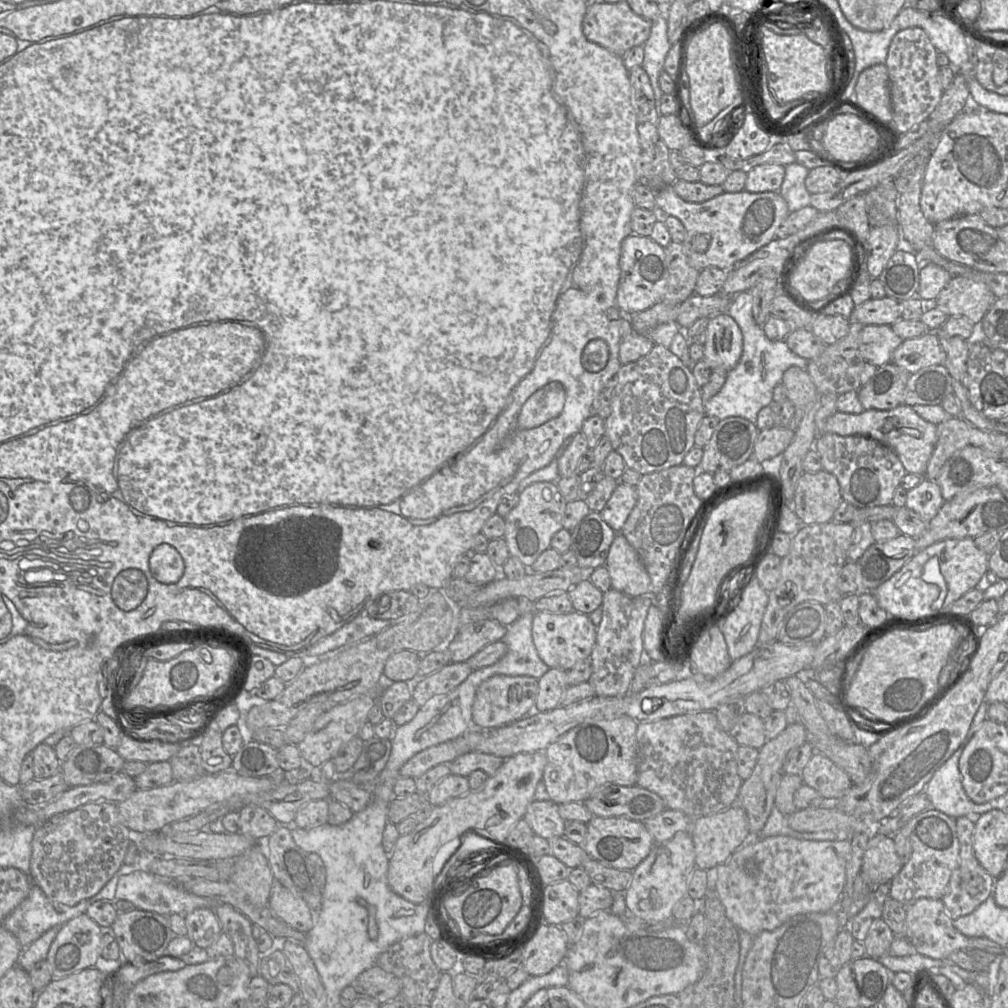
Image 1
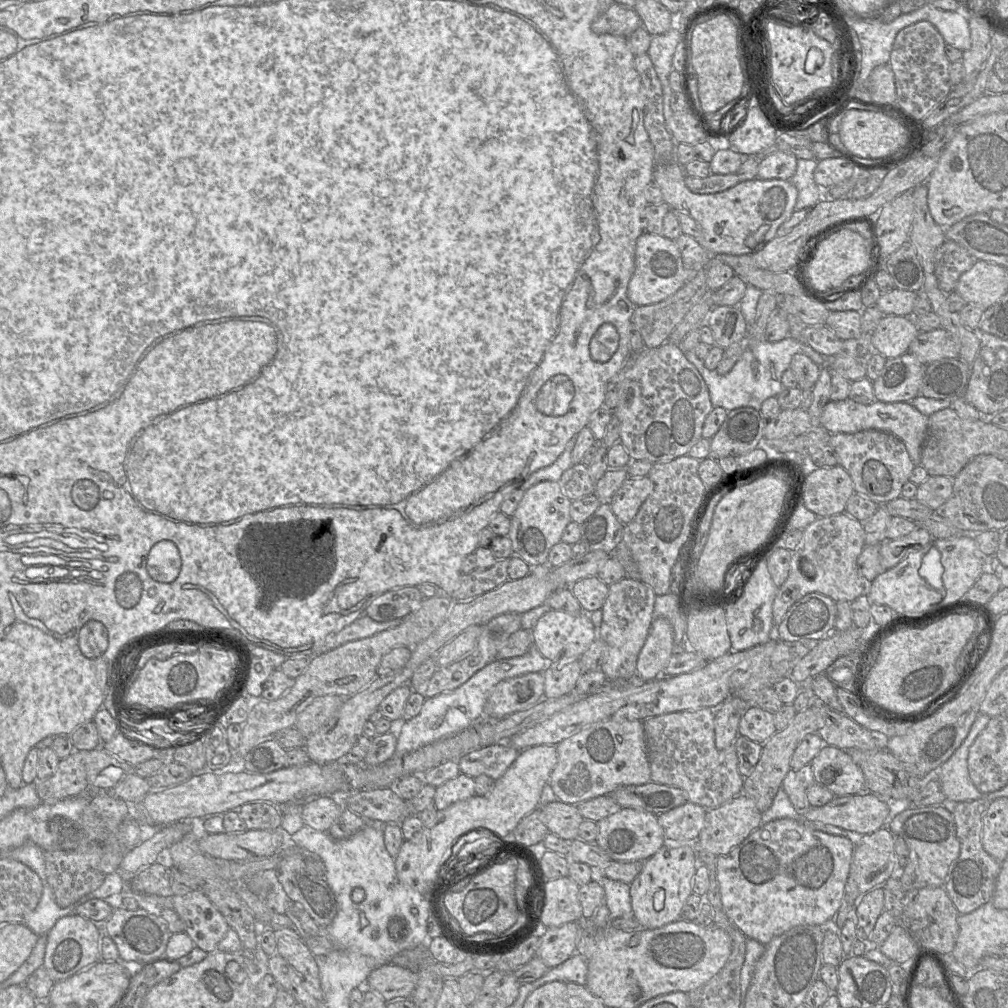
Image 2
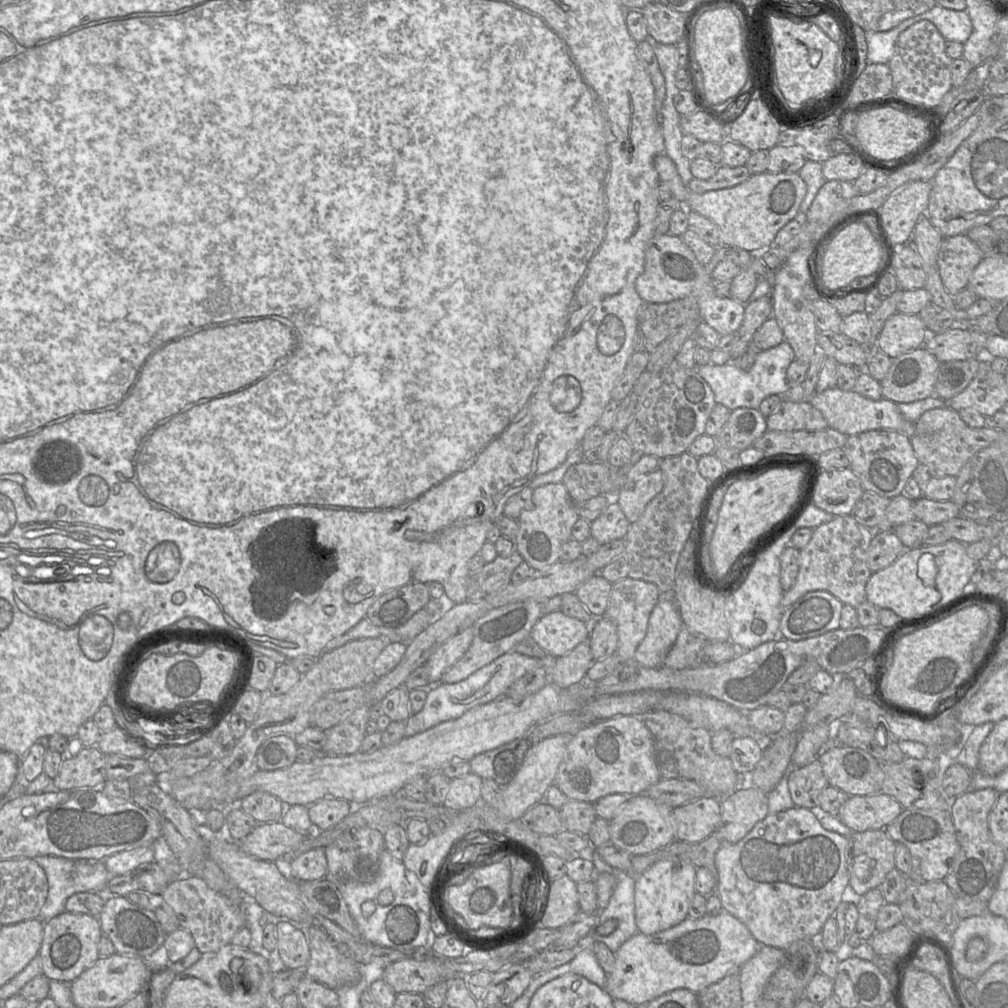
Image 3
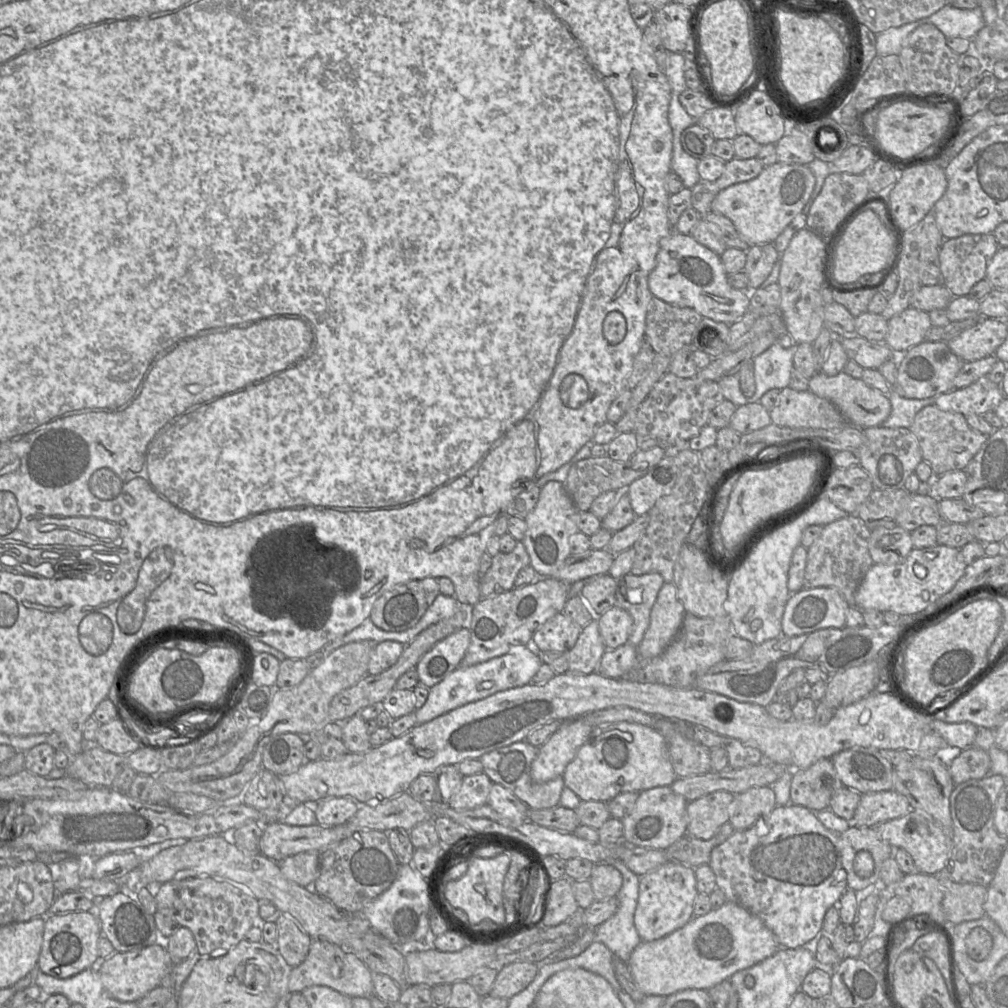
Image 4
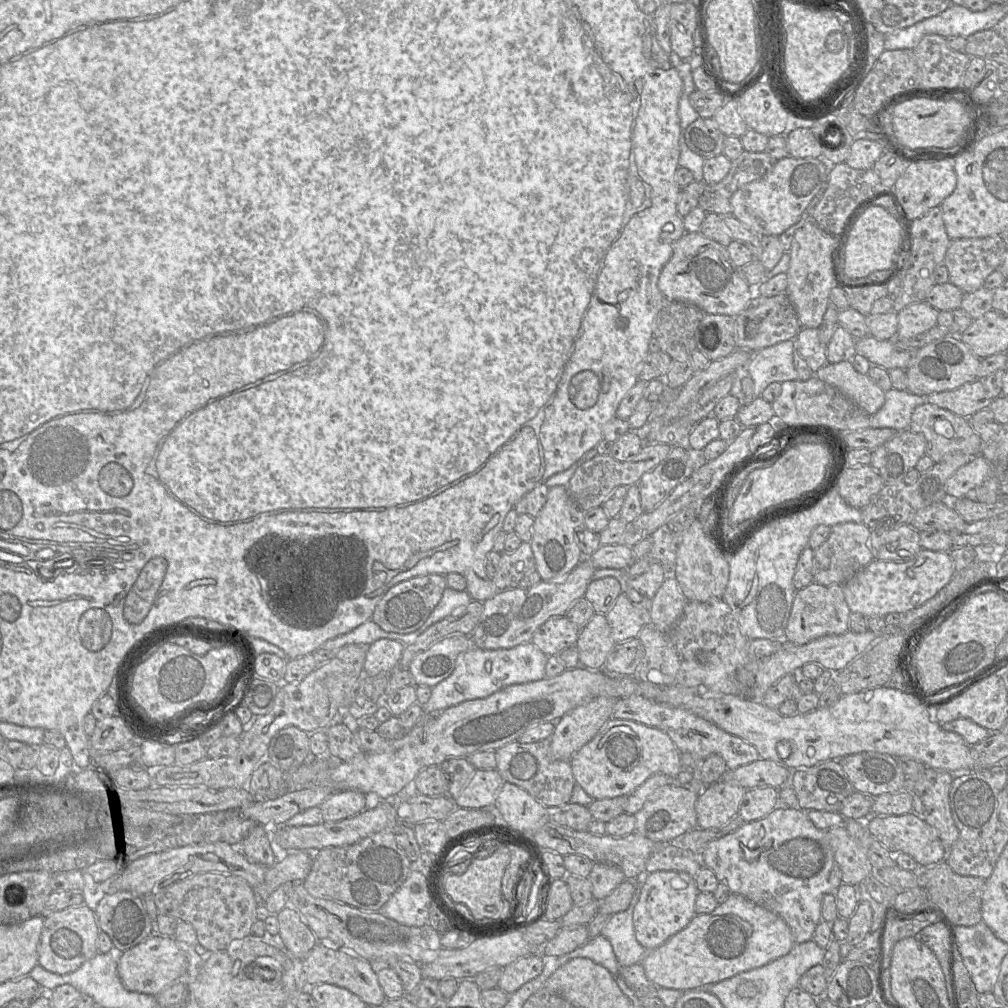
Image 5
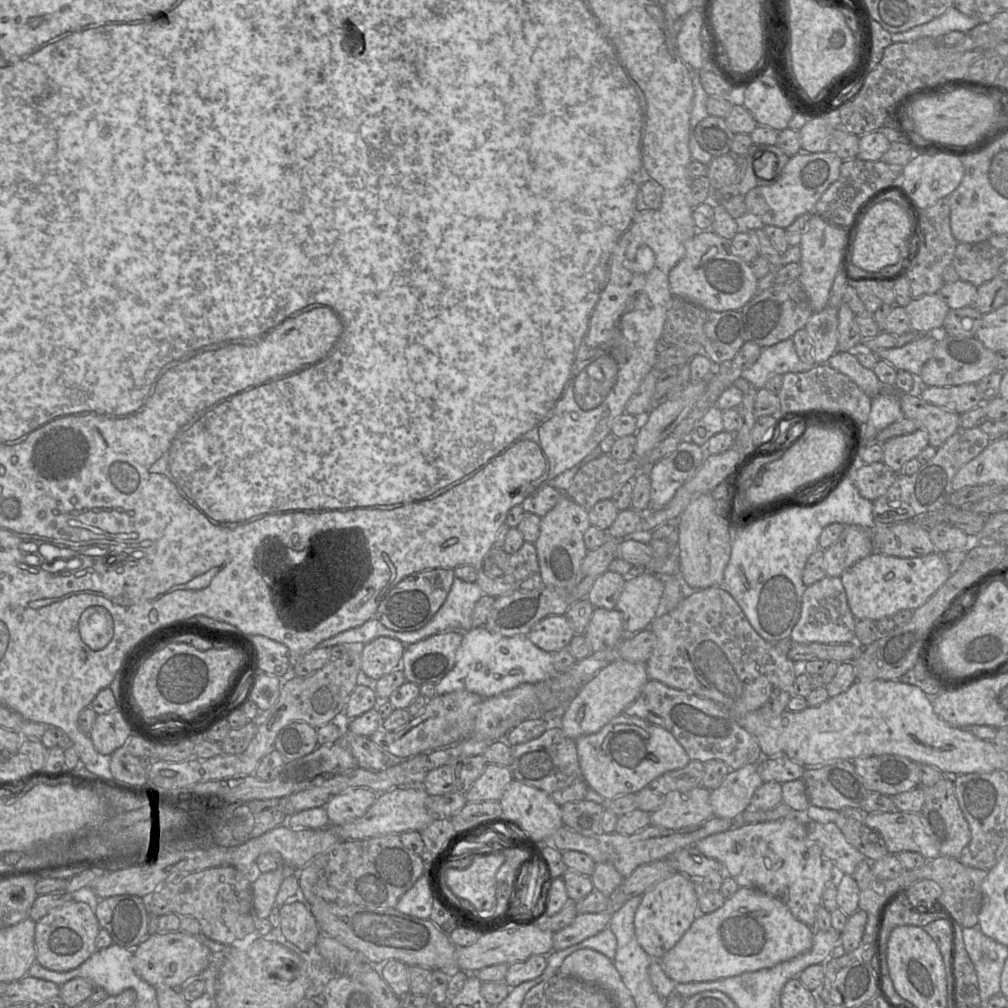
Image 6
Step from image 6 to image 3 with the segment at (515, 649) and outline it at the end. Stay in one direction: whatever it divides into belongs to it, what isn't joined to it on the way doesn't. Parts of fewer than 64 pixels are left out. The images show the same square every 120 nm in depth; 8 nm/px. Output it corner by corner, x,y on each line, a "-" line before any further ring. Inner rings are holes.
510,650
460,682
438,683
428,687
427,698
422,710
411,714
405,721
405,736
410,737
441,722
457,719
474,706
489,703
506,695
516,680
540,666
542,664
537,658

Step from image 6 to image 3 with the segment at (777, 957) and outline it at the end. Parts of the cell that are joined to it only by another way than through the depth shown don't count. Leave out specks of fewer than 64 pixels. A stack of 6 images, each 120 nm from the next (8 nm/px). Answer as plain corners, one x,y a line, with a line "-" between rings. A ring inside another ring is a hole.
725,911
716,916
704,915
699,919
686,918
668,930
653,935
637,932
624,942
615,952
615,965
613,971
607,974
605,989
613,999
621,999
635,1006
648,1004
677,989
688,989
699,994
725,977
731,969
741,968
761,946
741,921

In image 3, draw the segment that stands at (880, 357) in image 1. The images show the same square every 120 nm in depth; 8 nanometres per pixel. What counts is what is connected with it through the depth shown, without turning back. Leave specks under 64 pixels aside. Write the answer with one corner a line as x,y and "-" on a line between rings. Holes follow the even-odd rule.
897,312
885,322
877,337
877,349
895,359
924,346
929,335
919,315

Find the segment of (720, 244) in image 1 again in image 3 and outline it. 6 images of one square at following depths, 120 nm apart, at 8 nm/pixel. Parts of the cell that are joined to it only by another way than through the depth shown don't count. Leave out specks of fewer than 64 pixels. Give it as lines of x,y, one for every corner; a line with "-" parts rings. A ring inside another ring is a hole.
665,153
654,158
654,167
659,180
670,190
688,211
694,211
711,221
720,229
720,242
750,253
761,253
770,248
777,232
799,212
806,195
807,186
798,173
771,173
768,171
751,175
744,182
729,188
695,193
691,191

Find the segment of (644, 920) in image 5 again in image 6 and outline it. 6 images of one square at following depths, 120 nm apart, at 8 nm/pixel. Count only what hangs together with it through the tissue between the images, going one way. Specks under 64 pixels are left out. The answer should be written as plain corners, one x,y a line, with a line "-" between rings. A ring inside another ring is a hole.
676,872
642,895
634,919
637,941
649,956
660,960
682,938
698,914
699,900
692,879

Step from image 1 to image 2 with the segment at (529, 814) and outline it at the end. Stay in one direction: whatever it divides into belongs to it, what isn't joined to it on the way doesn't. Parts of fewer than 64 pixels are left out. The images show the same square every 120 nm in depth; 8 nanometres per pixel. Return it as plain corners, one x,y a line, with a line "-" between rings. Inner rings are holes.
560,800
539,806
540,820
553,833
564,840
578,838
578,829
585,820
577,809
577,805
564,803

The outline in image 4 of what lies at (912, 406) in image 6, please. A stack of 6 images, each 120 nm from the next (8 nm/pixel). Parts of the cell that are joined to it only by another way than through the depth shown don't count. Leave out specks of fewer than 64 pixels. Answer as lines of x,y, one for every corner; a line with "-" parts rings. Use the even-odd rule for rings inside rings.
936,405
921,409
916,414
909,430
916,437
922,459
931,466
934,476
940,476
953,470
964,470
989,436
973,430
967,424
963,414
943,411

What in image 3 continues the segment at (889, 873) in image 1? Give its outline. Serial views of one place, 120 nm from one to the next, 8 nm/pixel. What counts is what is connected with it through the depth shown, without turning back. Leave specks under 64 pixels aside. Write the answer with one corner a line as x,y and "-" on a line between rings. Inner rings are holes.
885,829
854,832
849,837
847,848
847,870
849,873
849,890
853,896
861,896
873,888
879,888
886,875
895,868
896,842

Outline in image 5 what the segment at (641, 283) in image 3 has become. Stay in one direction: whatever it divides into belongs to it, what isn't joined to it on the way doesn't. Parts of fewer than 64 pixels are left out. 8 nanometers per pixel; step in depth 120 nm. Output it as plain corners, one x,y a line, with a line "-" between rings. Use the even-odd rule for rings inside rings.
686,232
673,247
671,258
662,268
658,288
671,301
696,306
705,314
738,316
753,299
752,288
730,259
727,247
700,232

